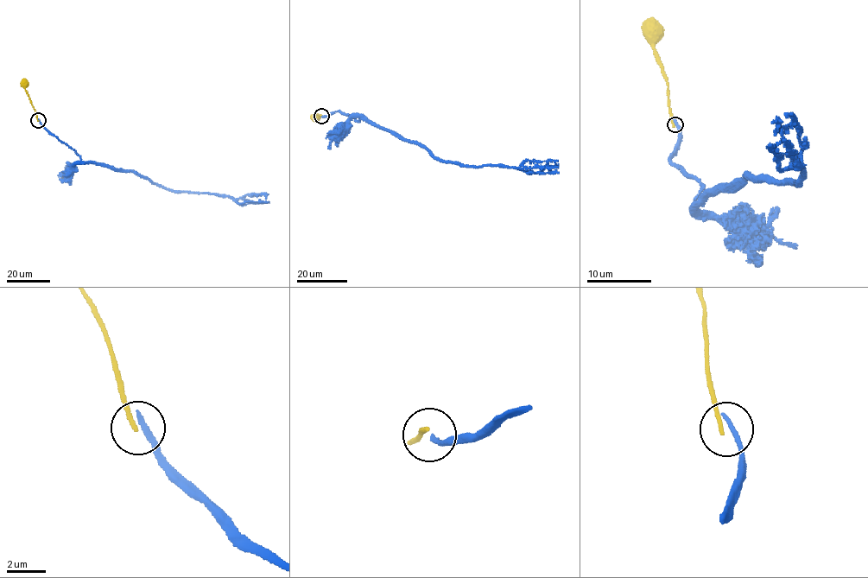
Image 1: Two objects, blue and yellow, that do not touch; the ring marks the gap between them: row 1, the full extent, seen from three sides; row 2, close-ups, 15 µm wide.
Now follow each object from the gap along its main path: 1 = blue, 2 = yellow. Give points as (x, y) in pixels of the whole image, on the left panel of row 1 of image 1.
1: (38, 120), (68, 145), (83, 161), (135, 171), (174, 191), (210, 193), (234, 199), (262, 193), (266, 199)
2: (38, 120), (25, 83)

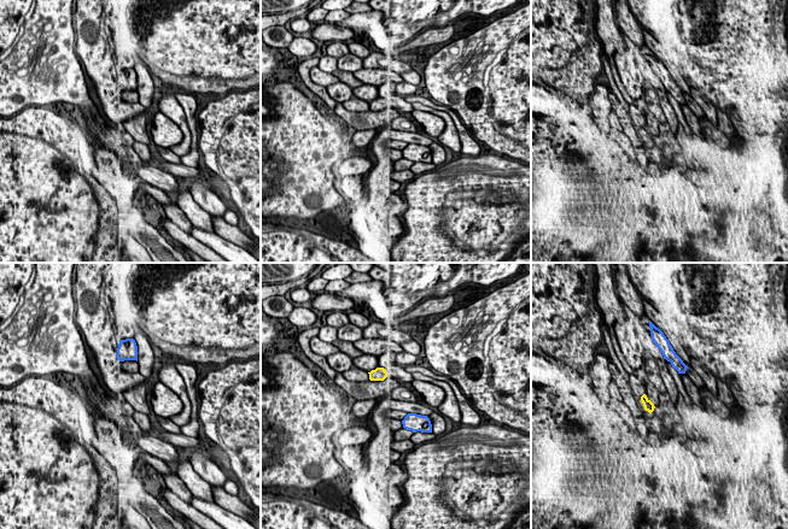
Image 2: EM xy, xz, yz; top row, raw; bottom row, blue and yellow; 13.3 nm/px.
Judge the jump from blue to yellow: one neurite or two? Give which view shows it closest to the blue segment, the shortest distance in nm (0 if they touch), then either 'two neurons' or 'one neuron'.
yz | 500 nm | two neurons

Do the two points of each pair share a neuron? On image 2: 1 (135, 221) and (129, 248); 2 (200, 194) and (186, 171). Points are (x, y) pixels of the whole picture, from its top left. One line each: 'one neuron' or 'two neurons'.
1: two neurons
2: two neurons

